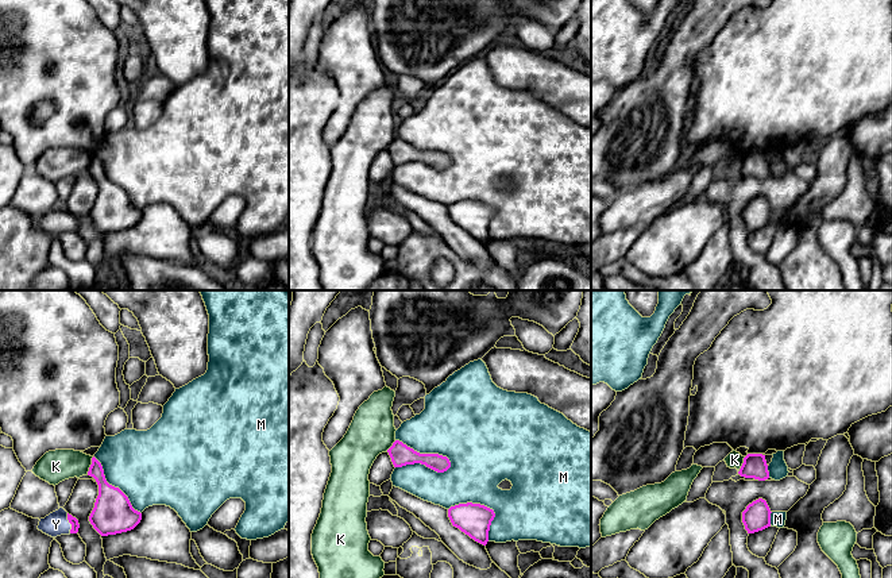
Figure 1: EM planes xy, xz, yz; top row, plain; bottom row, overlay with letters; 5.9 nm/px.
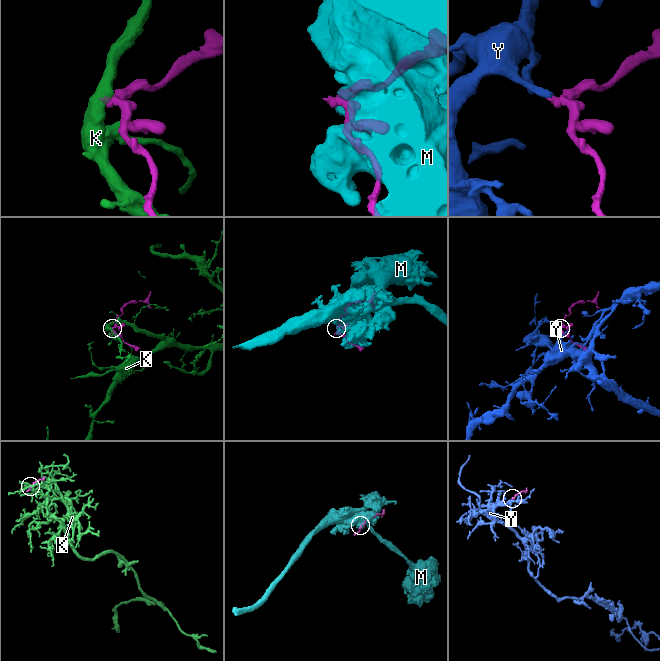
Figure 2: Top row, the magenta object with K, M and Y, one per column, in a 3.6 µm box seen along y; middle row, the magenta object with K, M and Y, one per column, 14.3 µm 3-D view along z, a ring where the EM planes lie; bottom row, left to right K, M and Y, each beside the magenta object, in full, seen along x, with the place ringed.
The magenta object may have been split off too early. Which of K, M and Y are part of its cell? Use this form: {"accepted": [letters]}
{"accepted": ["Y"]}

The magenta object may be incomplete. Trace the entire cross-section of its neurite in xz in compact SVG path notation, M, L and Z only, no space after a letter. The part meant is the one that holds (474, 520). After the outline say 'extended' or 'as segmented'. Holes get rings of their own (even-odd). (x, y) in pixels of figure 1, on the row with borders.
M459 504L448 509L448 517L453 527L468 535L475 542L486 546L489 531L495 517L493 509L480 504Z; as segmented

